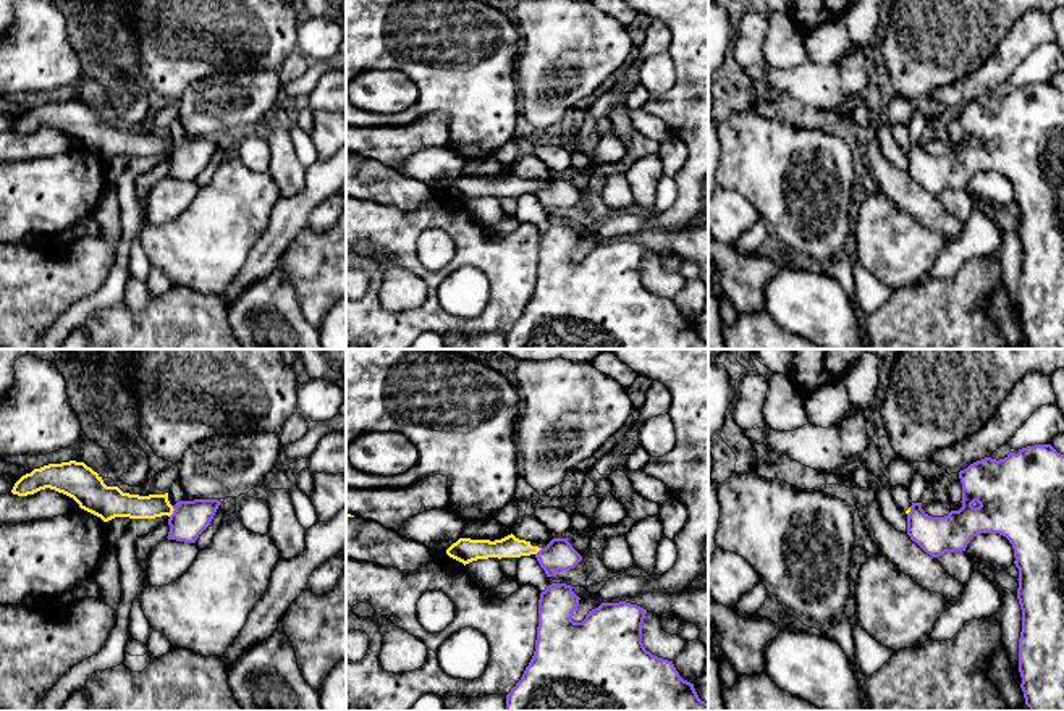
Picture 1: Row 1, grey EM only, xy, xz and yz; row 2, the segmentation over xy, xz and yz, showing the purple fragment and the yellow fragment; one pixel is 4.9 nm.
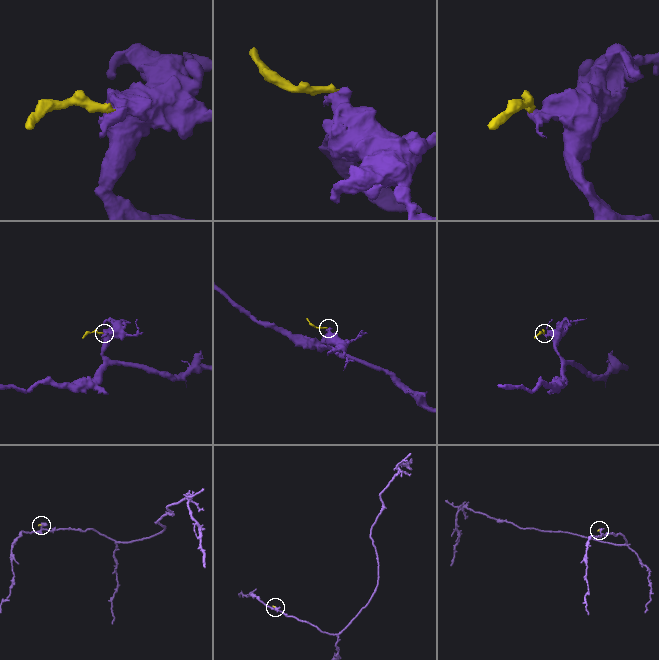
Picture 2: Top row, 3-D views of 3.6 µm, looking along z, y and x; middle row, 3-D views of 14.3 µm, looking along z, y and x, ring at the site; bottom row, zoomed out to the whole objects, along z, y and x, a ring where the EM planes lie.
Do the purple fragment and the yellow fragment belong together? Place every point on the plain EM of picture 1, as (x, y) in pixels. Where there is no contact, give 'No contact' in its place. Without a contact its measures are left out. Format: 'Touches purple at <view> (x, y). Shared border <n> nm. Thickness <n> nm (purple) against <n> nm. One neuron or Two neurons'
Touches purple at xy (173, 149). Shared border 60 nm. Thickness 180 nm (purple) against 120 nm. Two neurons

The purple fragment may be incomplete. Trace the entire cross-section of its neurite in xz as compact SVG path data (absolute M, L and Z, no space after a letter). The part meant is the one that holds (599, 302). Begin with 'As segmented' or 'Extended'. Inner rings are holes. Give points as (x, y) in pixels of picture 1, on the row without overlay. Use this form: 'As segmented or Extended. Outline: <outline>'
As segmented. Outline: M551 221L540 231L534 294L521 318L506 333L506 349L708 349L694 322L684 318L673 299L658 296L642 281L647 247L626 239L602 241L582 260L572 259L579 234L571 223Z

